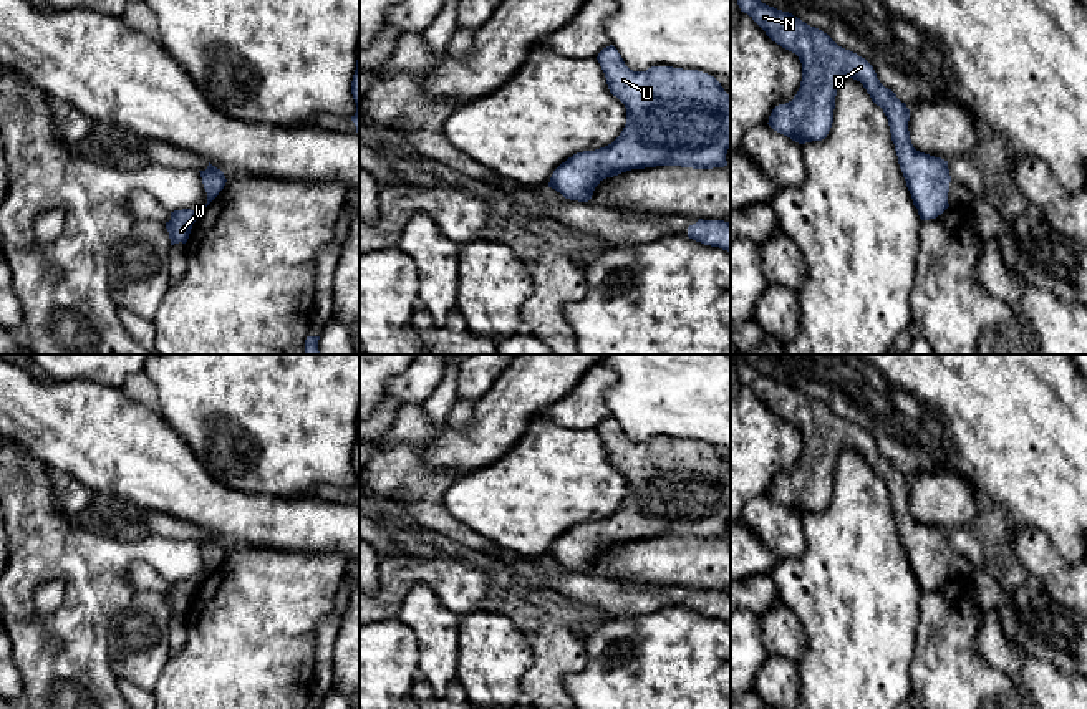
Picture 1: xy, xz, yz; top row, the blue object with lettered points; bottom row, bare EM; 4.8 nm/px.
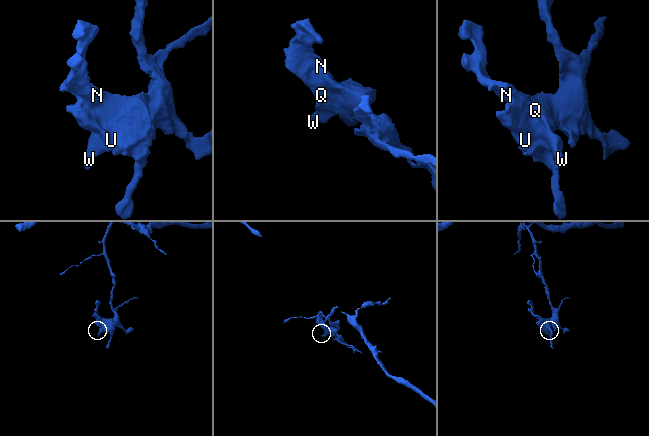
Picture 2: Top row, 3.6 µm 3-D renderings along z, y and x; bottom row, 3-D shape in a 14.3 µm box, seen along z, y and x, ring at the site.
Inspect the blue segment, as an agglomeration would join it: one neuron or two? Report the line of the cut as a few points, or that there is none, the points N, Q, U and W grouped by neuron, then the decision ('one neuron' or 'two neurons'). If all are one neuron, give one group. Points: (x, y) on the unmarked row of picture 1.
no cut | N Q U W | one neuron

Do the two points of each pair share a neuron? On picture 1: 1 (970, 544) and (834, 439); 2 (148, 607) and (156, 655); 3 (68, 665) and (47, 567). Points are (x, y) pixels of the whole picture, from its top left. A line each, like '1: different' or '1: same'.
1: same
2: same
3: same

